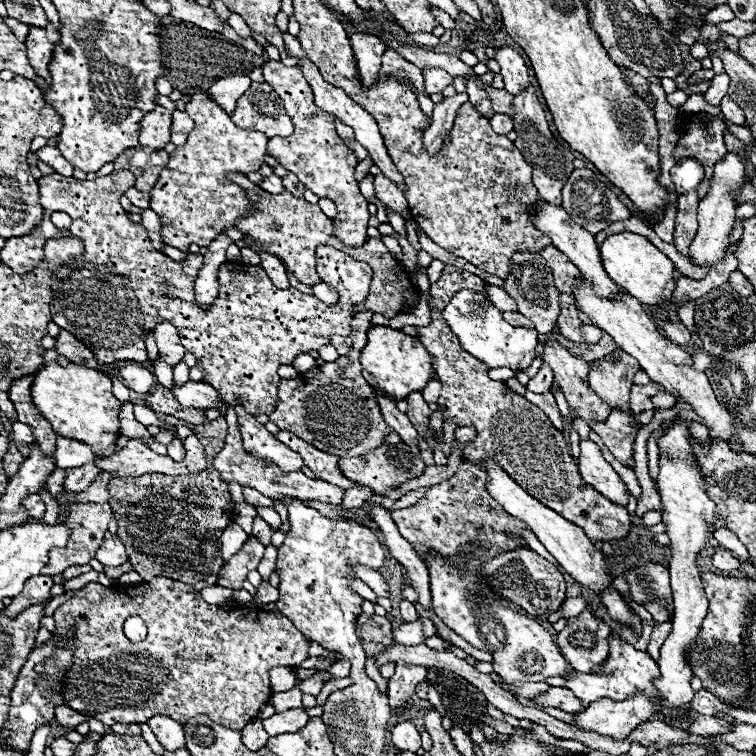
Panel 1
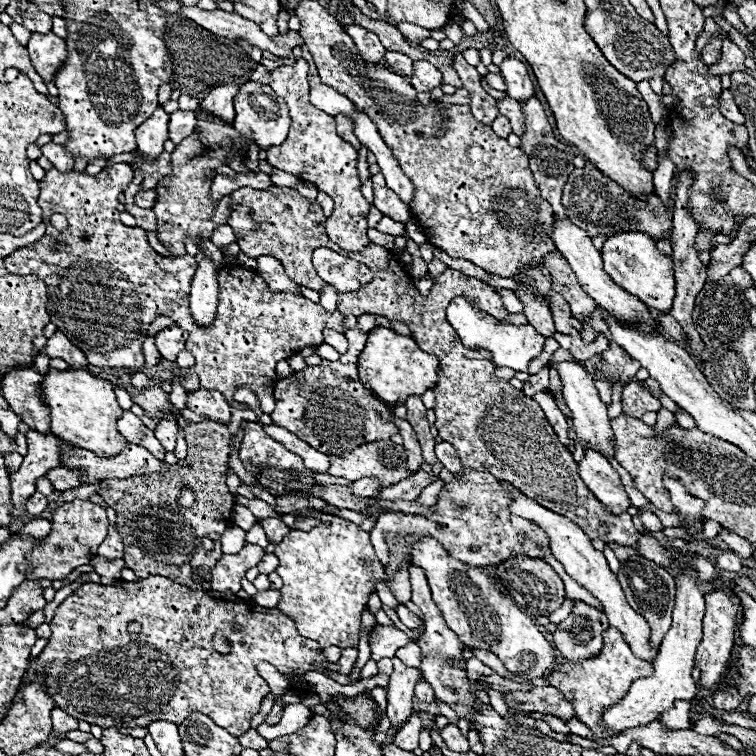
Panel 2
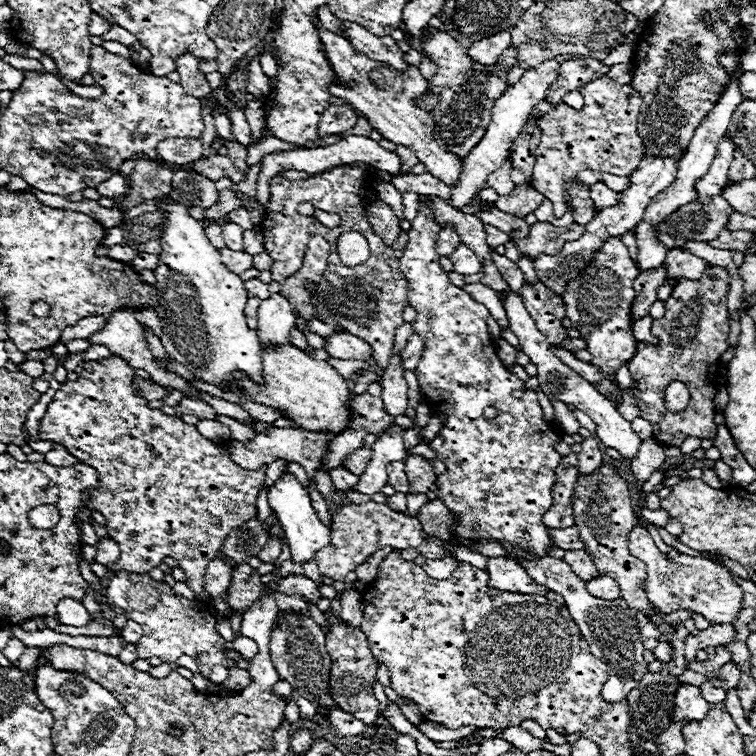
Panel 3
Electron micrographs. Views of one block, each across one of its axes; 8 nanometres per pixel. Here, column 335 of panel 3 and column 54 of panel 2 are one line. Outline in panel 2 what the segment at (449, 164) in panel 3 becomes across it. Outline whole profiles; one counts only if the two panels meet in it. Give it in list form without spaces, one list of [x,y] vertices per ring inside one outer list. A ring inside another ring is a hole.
[[[54,32],[32,34],[26,48],[30,52],[30,60],[36,68],[36,72],[44,78],[48,92],[52,96],[56,96],[58,88],[54,86],[54,72],[62,66],[62,62],[66,60],[66,54],[68,54],[64,40],[60,36],[56,36]]]

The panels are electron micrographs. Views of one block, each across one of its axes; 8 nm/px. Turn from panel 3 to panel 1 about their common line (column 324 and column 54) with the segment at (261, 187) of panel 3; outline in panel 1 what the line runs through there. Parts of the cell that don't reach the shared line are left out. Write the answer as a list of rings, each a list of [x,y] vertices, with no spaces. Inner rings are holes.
[[[44,146],[40,150],[36,150],[38,158],[44,160],[48,166],[52,166],[58,174],[62,176],[72,176],[72,164],[68,164],[68,160],[64,160],[64,156],[60,154],[60,150],[56,146]]]

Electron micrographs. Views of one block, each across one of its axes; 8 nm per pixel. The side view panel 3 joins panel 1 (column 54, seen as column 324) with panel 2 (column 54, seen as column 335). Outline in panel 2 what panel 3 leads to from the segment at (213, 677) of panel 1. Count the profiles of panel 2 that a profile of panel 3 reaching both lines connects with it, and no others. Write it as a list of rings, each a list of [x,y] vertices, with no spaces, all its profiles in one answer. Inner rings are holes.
[[[148,576],[148,578],[138,578],[136,582],[124,582],[124,580],[116,580],[116,584],[108,584],[108,586],[102,586],[102,584],[94,584],[94,582],[88,582],[84,586],[80,586],[74,594],[70,594],[54,612],[54,618],[52,618],[52,636],[48,640],[48,646],[42,650],[42,654],[30,664],[28,668],[28,674],[24,676],[24,680],[32,680],[34,672],[46,672],[46,688],[48,688],[48,694],[54,698],[56,706],[62,708],[64,712],[68,712],[70,716],[78,718],[78,720],[86,720],[90,724],[98,724],[102,728],[120,728],[120,726],[130,726],[130,728],[136,728],[136,726],[148,726],[150,722],[154,720],[172,720],[174,724],[182,724],[182,720],[186,716],[190,716],[192,712],[204,712],[206,716],[210,716],[218,726],[226,728],[230,734],[234,736],[242,736],[248,728],[250,728],[250,720],[254,714],[260,712],[260,704],[262,700],[268,696],[268,684],[266,680],[256,672],[256,664],[258,662],[270,662],[272,666],[276,666],[286,678],[290,678],[290,686],[294,692],[302,692],[302,696],[310,694],[310,686],[306,682],[302,682],[302,676],[308,672],[308,670],[320,670],[324,672],[326,676],[330,674],[328,668],[324,668],[322,664],[326,662],[324,654],[320,652],[318,644],[314,640],[304,640],[294,622],[284,616],[278,608],[262,608],[258,606],[254,600],[224,600],[224,598],[210,598],[208,592],[200,592],[200,590],[190,590],[190,588],[184,588],[182,584],[176,584],[164,576]],[[128,622],[140,622],[144,626],[144,632],[134,640],[126,626]],[[216,632],[222,632],[228,640],[228,646],[230,646],[230,652],[228,654],[218,654],[214,650],[214,634]]]

